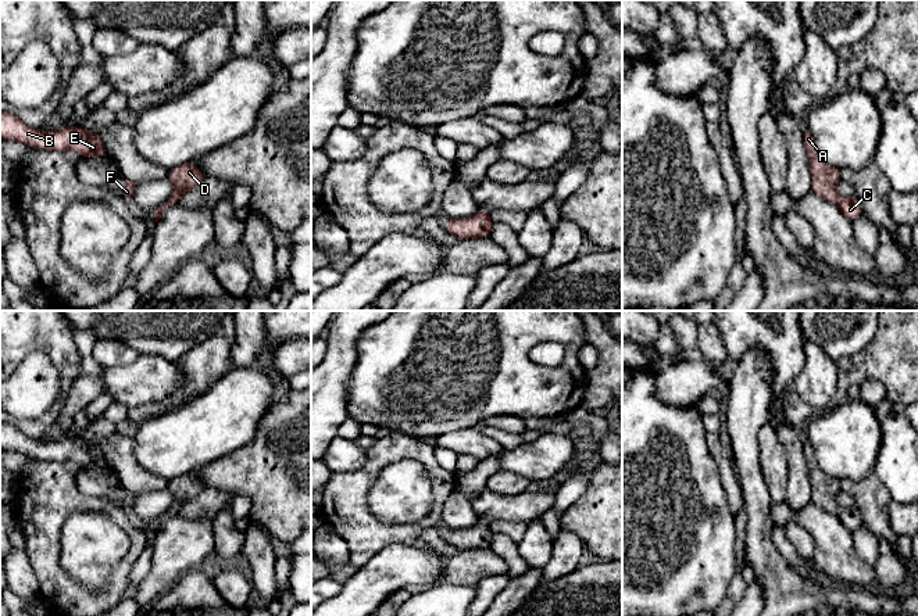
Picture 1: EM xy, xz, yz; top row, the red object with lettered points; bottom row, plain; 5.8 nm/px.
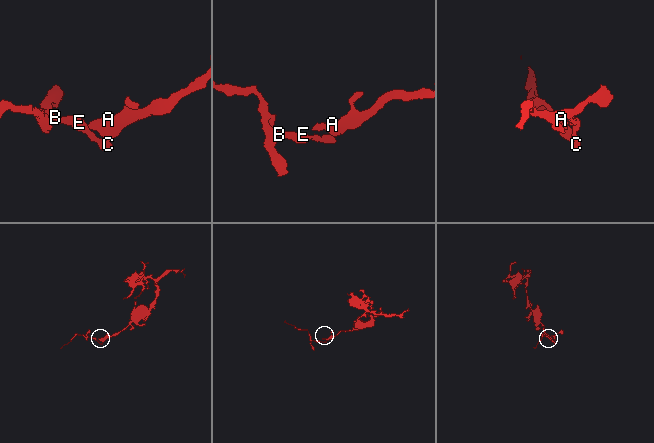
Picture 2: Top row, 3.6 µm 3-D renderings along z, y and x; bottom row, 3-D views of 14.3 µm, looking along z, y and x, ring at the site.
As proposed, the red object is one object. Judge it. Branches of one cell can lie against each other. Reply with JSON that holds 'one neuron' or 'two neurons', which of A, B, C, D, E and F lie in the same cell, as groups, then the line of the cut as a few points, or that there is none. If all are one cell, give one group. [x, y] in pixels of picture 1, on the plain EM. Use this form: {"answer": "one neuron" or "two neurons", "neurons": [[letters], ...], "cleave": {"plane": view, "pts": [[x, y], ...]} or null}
{"answer": "one neuron", "neurons": [["A", "B", "C", "D", "E", "F"]], "cleave": null}

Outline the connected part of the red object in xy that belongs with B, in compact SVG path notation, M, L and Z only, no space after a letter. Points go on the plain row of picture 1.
M0 422L0 448L17 451L42 461L62 462L74 461L82 468L106 468L99 444L89 444L83 437L65 437L60 441L35 441L18 430L14 425Z

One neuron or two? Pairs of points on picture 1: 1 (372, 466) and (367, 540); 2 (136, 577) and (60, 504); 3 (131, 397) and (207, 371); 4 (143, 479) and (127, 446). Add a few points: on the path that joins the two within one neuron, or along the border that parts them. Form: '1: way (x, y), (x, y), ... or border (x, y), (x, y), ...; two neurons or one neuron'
1: way (359, 484), (359, 522); one neuron
2: border (145, 550), (131, 570), (128, 584); two neurons
3: border (177, 361), (182, 384), (170, 396), (157, 400); two neurons
4: way (135, 471), (127, 462), (127, 454); one neuron

